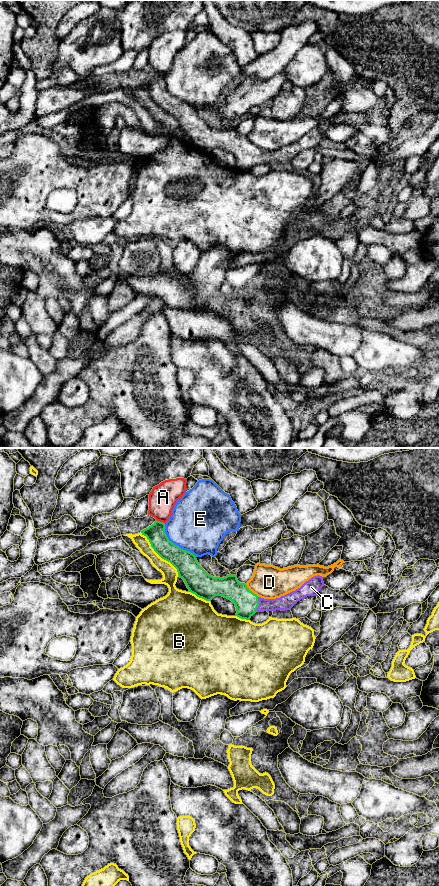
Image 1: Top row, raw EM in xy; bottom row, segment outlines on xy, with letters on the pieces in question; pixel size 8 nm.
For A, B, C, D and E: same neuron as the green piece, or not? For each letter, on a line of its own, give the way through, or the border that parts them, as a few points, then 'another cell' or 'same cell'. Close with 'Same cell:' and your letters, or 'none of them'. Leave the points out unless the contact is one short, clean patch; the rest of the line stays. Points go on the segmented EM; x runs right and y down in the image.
A: another cell
B: another cell
C: way xy (246, 602), (258, 604), (280, 604), (286, 602); same cell
D: another cell
E: another cell
Same cell: C

